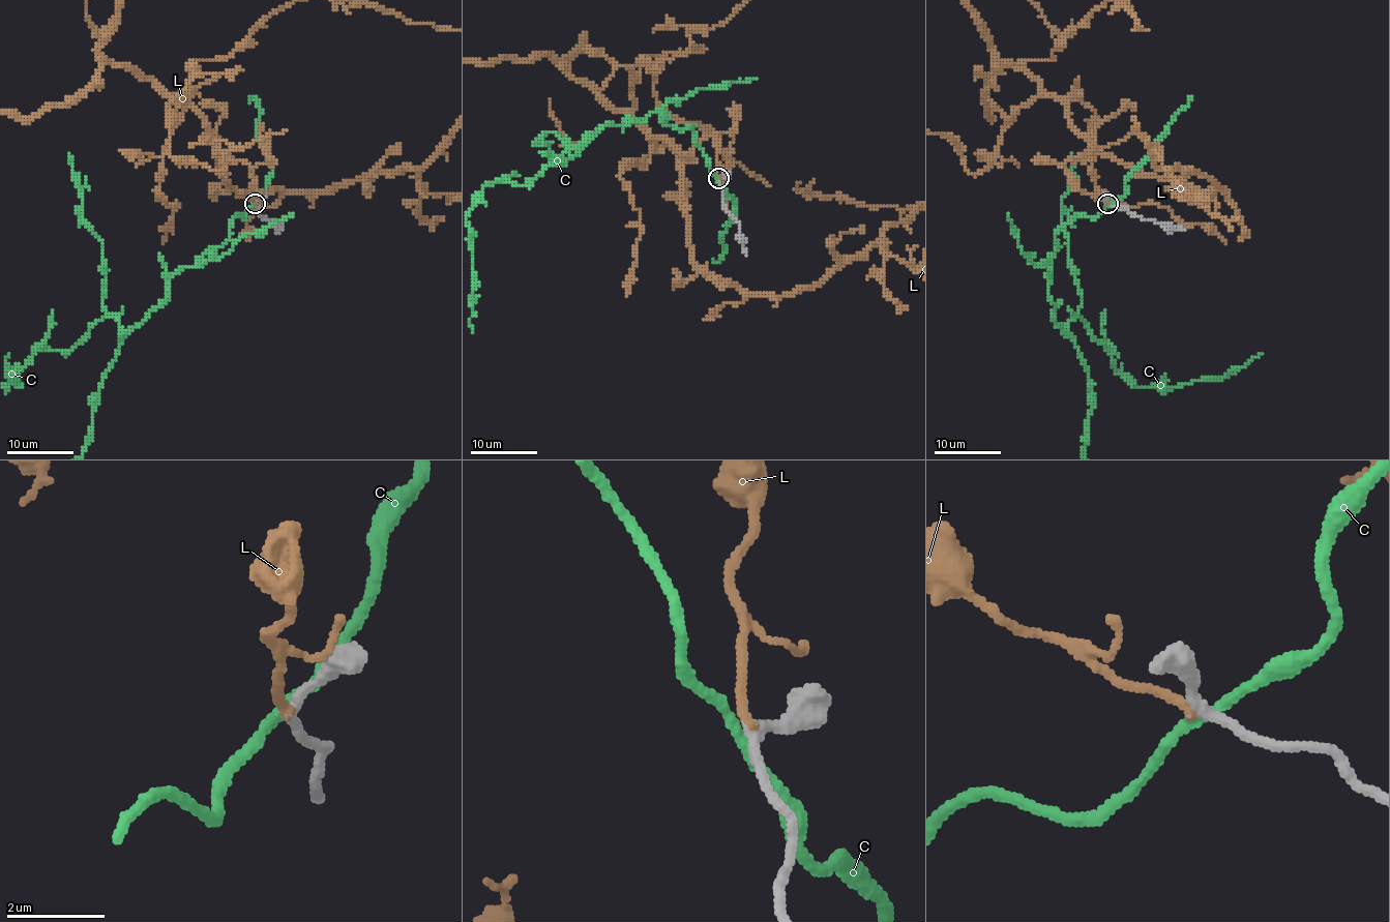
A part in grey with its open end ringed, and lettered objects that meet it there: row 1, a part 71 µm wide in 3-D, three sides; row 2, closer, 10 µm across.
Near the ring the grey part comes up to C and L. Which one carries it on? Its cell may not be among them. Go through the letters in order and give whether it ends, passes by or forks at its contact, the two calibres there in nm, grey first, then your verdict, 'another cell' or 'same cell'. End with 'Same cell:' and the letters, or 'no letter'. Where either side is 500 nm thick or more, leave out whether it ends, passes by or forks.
C: it passes by; 200 nm thick on the grey side, 200 nm on the other; another cell
L: it ends there; 220 nm thick on the grey side, 200 nm on the other; same cell
Same cell: L

